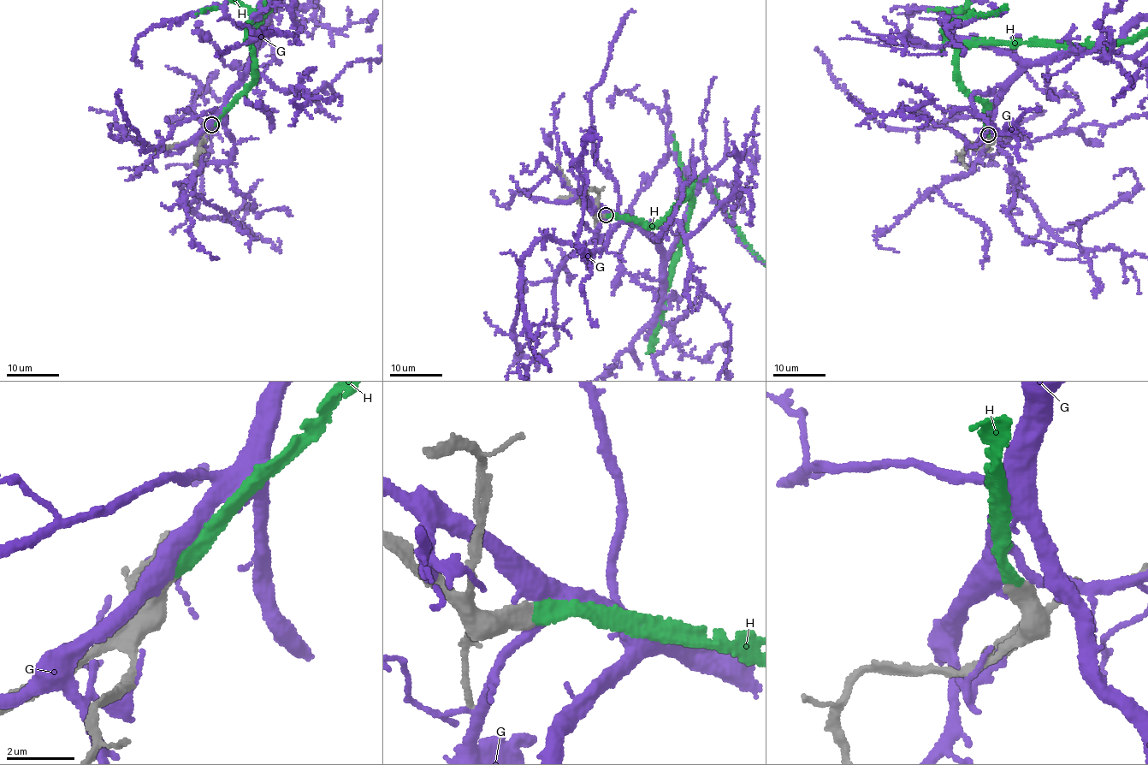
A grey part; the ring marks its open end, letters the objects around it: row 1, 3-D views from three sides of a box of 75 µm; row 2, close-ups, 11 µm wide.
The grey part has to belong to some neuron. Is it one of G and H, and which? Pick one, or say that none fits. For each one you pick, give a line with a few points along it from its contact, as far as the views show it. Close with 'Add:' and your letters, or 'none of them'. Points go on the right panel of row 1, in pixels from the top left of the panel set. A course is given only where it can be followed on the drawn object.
Add: H

